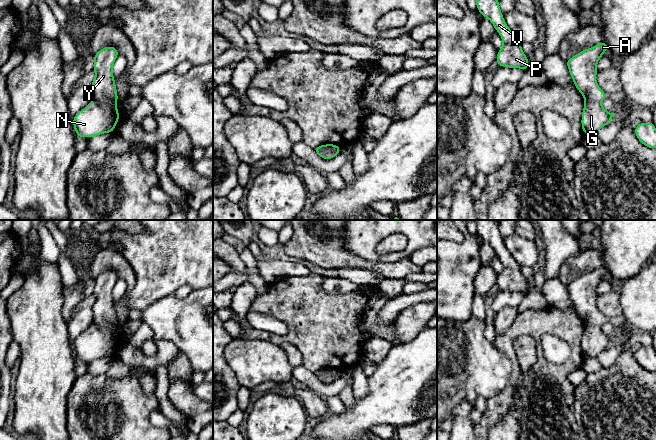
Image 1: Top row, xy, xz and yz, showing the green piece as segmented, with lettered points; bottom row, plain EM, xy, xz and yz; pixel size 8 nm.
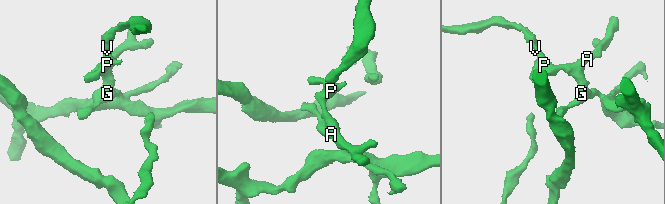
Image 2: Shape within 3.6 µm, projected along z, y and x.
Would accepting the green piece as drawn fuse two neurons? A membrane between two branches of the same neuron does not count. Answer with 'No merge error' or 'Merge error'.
No merge error

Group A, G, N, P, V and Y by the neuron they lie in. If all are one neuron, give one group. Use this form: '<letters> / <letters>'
A G N P V Y

